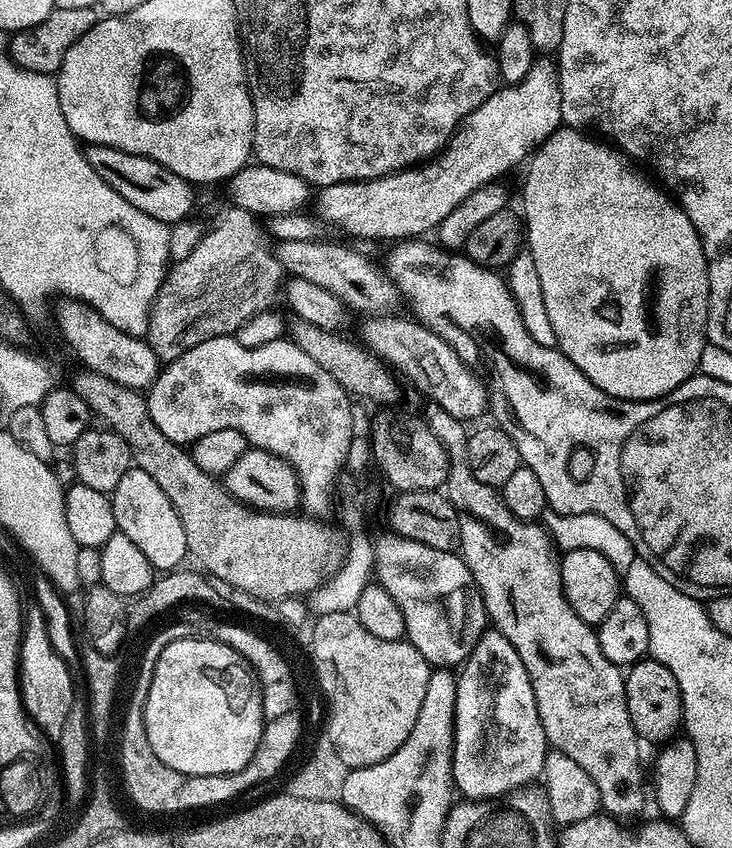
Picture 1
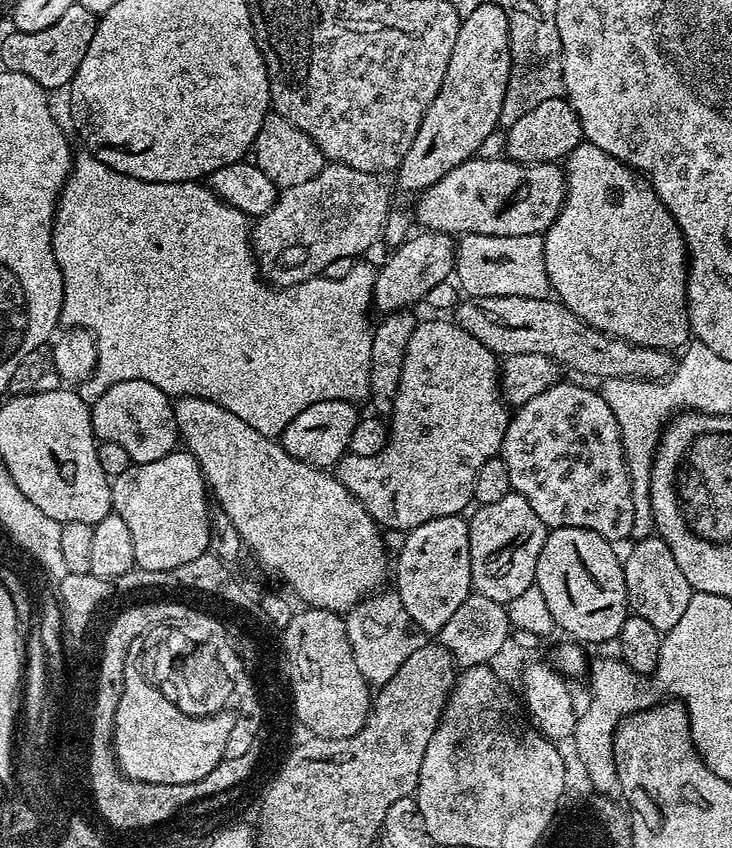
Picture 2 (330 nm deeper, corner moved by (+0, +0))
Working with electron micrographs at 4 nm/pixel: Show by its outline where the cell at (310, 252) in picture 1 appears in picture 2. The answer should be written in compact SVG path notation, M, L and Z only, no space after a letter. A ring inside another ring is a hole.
M474 296L461 299L454 316L461 328L474 334L474 338L497 357L542 354L559 364L561 369L597 376L600 382L616 378L664 380L674 367L671 351L631 344L628 340L591 328L555 298Z

